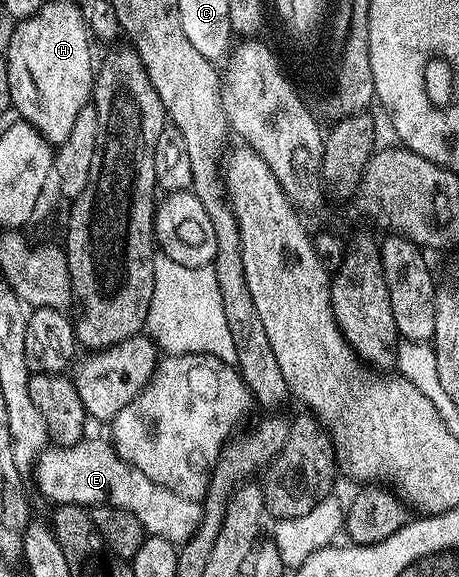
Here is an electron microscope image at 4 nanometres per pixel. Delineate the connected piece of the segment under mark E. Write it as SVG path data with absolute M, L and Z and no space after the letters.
M84 437L79 443L68 447L51 445L39 452L37 456L39 476L36 477L35 483L47 498L52 499L52 504L72 503L88 509L109 505L110 507L129 509L129 513L133 513L133 517L137 517L137 521L141 521L147 535L165 537L165 541L176 545L182 545L194 537L195 530L203 522L202 502L186 499L169 489L165 489L161 484L154 483L149 477L145 477L145 473L141 473L141 469L137 469L131 463L126 463L106 438L103 438L104 440L91 438Z

